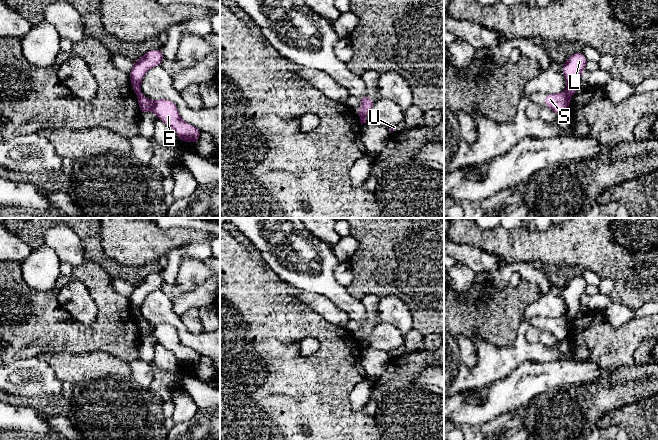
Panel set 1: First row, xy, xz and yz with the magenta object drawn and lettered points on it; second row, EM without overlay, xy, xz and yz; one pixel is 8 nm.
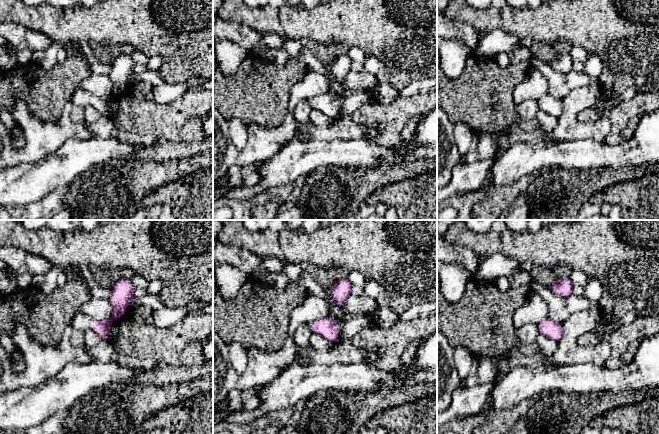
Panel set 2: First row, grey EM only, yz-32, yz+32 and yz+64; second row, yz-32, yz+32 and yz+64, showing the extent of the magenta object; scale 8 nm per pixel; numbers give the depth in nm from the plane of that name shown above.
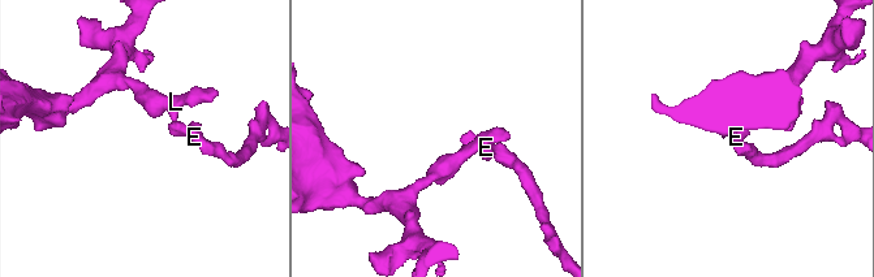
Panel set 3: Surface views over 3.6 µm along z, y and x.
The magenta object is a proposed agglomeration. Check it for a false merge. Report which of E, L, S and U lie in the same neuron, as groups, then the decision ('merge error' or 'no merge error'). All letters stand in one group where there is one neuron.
E S U / L | merge error

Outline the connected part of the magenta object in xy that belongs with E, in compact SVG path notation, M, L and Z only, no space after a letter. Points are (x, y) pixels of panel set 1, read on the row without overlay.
M142 318L137 319L137 324L140 338L152 335L158 343L175 354L182 367L186 365L197 367L201 355L180 341L175 326L166 323L150 324Z

